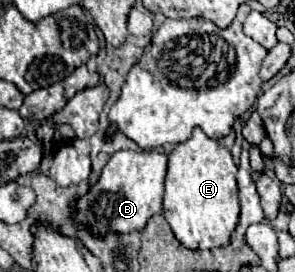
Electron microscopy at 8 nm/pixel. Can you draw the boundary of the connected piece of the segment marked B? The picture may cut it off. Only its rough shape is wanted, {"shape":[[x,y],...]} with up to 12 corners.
{"shape":[[119,150],[77,200],[93,234],[161,214],[167,154]]}

